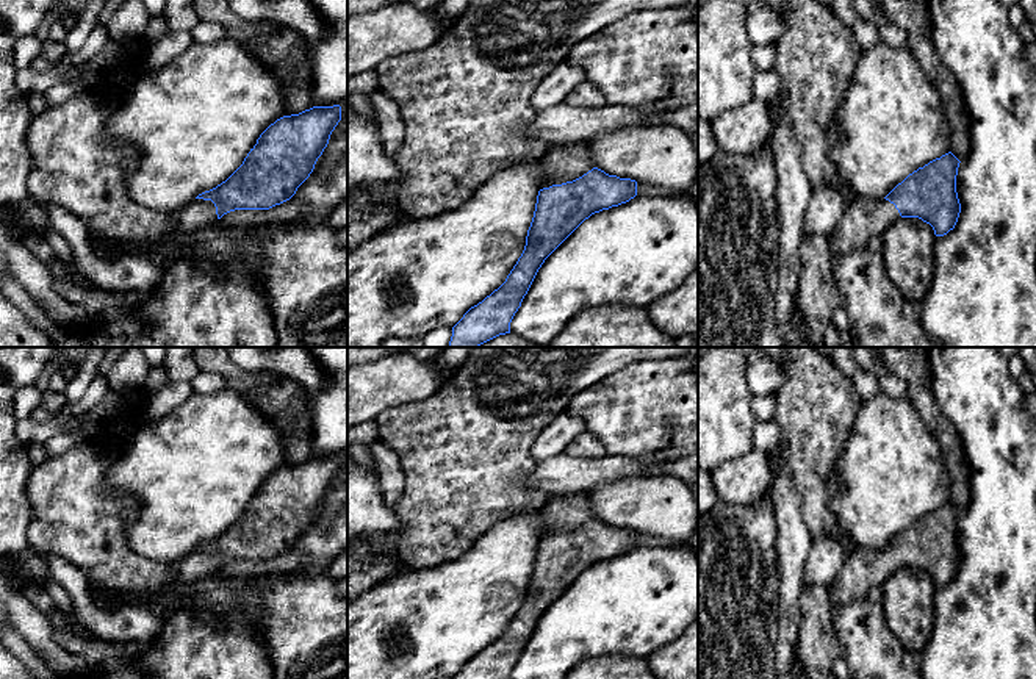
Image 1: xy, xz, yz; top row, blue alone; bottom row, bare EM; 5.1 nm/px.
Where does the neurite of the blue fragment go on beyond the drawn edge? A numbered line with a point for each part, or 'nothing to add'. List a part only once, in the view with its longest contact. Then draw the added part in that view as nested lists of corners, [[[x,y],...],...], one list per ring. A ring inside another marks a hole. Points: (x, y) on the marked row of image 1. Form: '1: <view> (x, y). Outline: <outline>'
1: xz (561, 163). Outline: [[[585,142],[551,146],[540,161],[543,167],[541,189],[573,181],[595,167]]]

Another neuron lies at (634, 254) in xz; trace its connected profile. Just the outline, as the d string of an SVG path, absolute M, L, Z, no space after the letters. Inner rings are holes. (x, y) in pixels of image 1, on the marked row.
M687 194L635 196L585 219L541 264L510 332L548 347L581 311L603 305L648 308L698 269L698 205Z

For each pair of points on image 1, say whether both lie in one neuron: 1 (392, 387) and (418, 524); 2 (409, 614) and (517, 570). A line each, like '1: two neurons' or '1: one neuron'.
1: two neurons
2: one neuron

